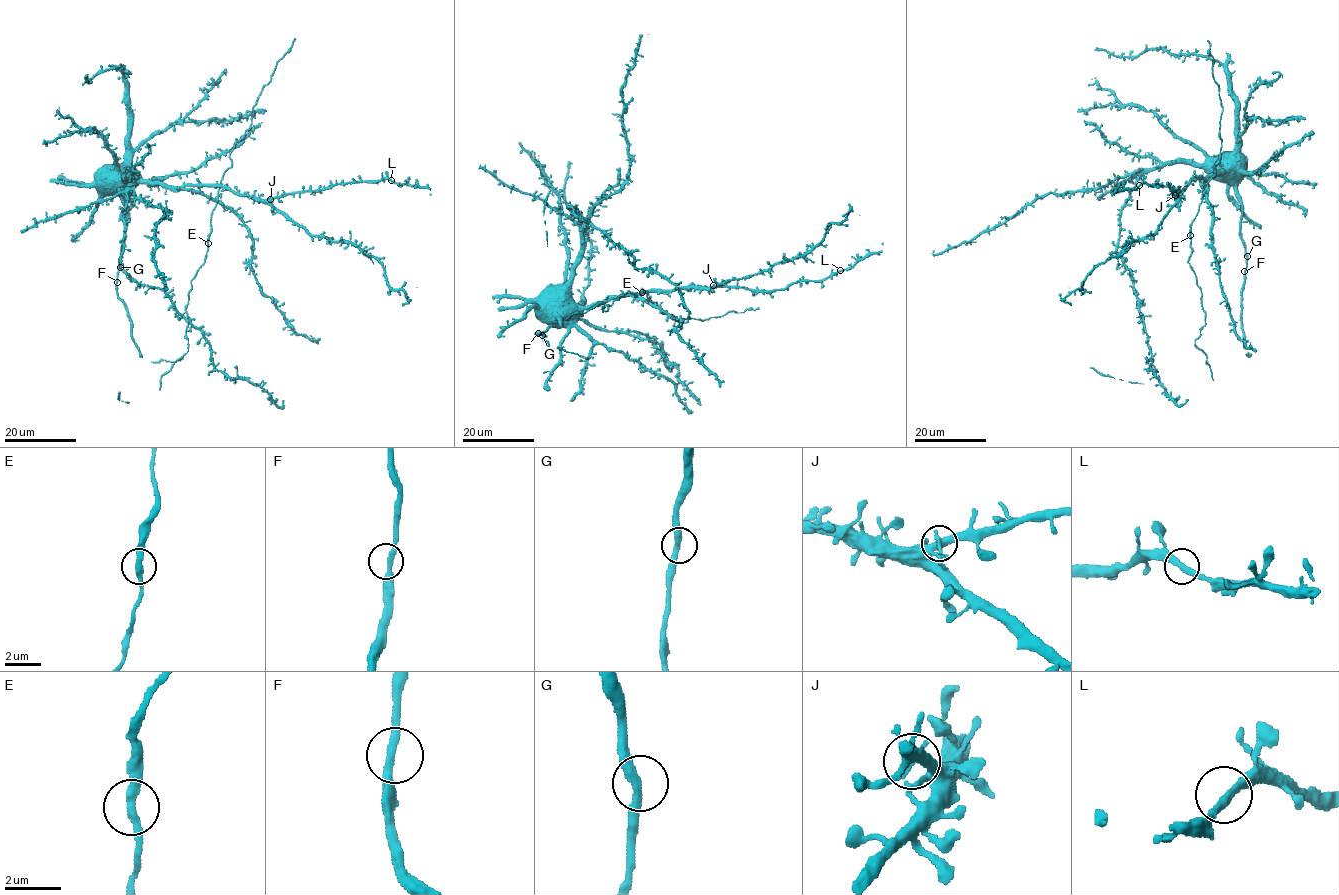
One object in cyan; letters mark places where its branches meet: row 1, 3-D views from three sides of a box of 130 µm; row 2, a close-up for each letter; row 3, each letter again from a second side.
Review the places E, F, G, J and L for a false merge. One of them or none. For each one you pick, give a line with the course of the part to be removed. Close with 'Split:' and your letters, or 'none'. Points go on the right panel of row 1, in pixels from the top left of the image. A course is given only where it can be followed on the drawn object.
Split: none

